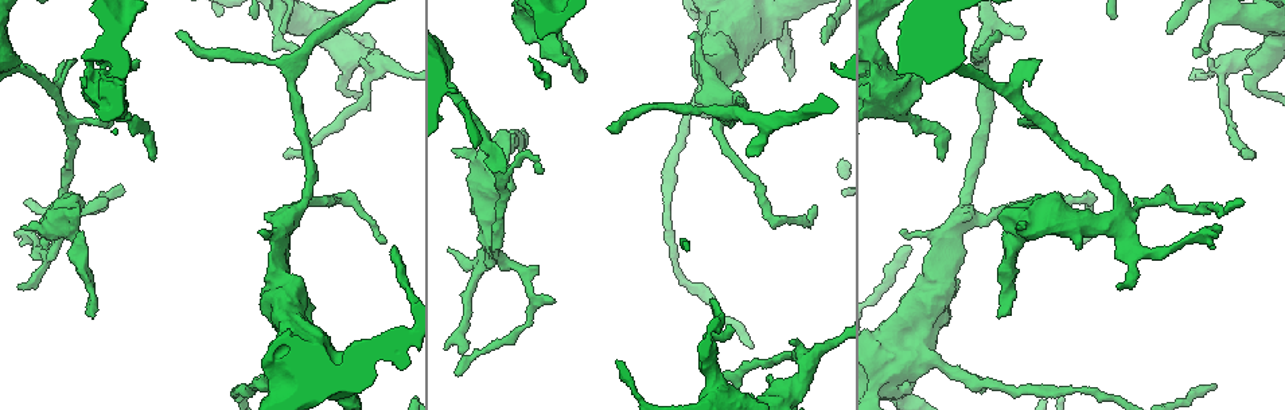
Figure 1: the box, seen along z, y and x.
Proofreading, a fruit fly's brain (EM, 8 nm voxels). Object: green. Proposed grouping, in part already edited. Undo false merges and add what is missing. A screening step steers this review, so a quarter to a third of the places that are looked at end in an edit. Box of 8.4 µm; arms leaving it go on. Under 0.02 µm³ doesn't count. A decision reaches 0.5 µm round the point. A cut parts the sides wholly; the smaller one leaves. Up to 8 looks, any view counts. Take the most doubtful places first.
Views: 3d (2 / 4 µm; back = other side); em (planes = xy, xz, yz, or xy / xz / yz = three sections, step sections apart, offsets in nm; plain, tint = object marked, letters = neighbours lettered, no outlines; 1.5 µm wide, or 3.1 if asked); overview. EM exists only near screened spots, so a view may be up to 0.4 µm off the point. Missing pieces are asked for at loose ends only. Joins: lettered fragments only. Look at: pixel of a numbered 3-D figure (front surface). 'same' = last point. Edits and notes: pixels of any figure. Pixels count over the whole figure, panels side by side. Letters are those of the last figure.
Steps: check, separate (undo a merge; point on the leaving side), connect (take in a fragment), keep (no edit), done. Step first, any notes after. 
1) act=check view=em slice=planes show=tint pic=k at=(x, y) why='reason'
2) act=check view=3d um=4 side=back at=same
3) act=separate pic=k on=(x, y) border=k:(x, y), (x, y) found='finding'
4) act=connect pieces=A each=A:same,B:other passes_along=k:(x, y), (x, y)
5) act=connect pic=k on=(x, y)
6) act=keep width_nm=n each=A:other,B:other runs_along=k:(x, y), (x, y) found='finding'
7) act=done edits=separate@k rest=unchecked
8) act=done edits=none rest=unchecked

act=check view=3d um=2 side=back pic=1 at=(258, 232) why='free end'

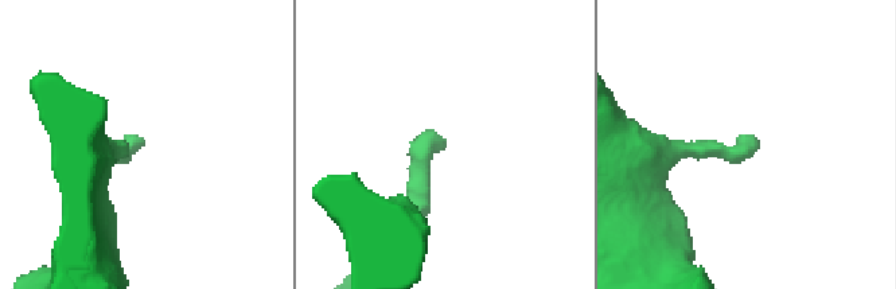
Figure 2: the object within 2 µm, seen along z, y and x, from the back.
act=check view=em slice=planes show=letters pic=2 at=(144, 140)

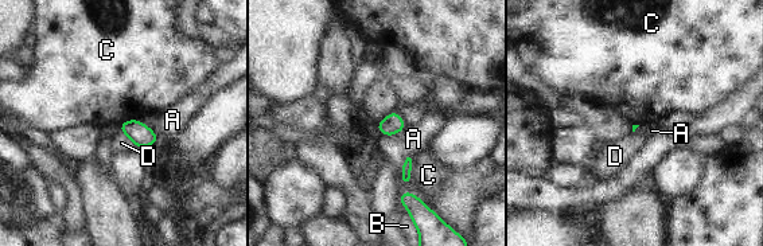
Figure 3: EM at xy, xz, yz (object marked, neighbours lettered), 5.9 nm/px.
act=keep longest_contact=C:180nm each=A:other,B:other,C:other,D:other border=3:(409, 156), (411, 182), (407, 186) found='no lettered fragment goes on from it'

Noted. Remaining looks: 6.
act=check view=em slice=planes show=letters pic=1 at=(813, 206) why='an open end'

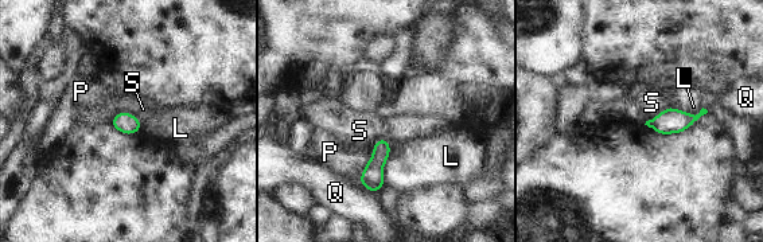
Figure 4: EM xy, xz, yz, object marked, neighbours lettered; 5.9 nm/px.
act=keep each=L:other,P:other,Q:other,S:other border=4:(109, 121), (129, 112), (141, 123) found='no lettered fragment goes on from it'

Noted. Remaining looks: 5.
act=check view=3d um=2 side=back pic=1 at=(291, 63) why='a fork'

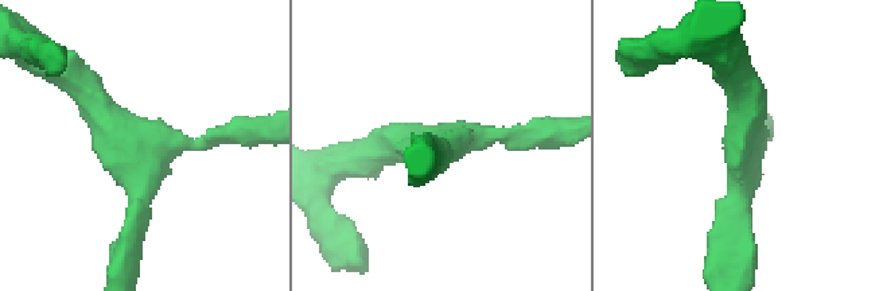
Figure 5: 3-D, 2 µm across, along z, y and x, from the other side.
act=check view=em slice=planes show=letters pic=5 at=(142, 146) arms=3 arm_widths_nm=190,220,260

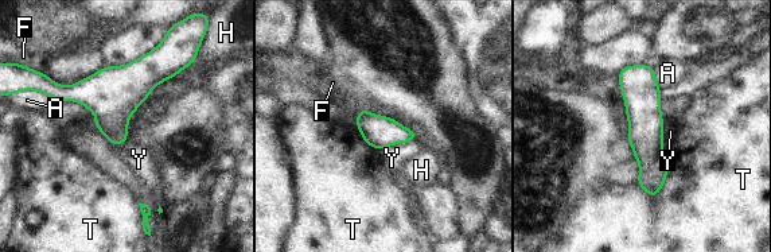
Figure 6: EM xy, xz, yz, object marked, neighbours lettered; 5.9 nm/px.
act=keep longest_contact=Y:240nm each=A:other,F:other,H:other,T:other,Y:other border=6:(32, 89), (46, 93), (54, 100) found='one neuron here'

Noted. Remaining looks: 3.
act=done edits=none rest=unchecked

